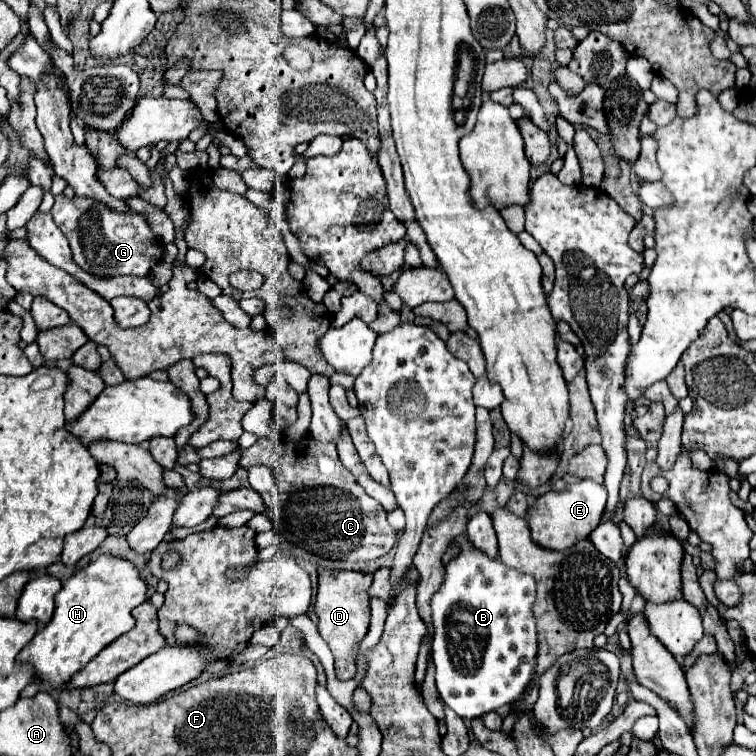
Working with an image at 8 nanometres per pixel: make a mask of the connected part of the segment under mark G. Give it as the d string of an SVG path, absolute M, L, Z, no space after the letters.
M65 194L55 196L51 216L59 230L67 236L73 260L83 260L83 268L95 268L95 276L147 276L151 268L163 258L163 246L153 236L145 218L129 212L115 214L103 204L97 204L89 198L67 198Z

